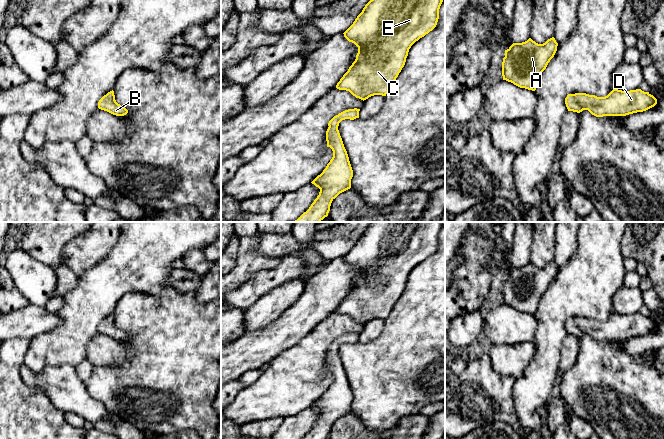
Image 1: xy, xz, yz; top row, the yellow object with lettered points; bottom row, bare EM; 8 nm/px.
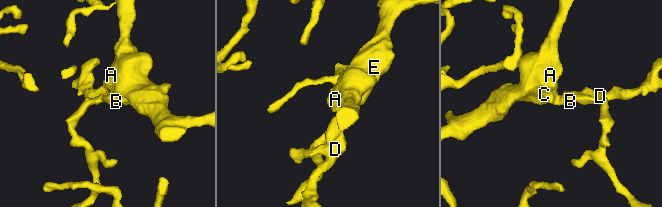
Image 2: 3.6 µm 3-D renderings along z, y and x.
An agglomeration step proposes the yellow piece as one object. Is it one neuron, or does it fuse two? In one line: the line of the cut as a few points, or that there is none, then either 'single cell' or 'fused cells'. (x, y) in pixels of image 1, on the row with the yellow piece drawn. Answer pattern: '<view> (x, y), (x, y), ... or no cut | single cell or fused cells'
no cut | single cell

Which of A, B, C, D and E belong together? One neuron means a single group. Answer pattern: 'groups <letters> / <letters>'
groups A B C D E

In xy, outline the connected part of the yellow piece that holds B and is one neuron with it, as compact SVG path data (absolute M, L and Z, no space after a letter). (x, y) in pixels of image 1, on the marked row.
M113 90L99 100L98 108L116 116L124 116L128 113L125 107L116 102Z

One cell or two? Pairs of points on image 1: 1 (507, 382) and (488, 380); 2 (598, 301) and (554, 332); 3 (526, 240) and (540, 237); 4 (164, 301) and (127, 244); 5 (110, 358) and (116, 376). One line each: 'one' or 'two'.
1: one
2: one
3: two
4: two
5: two

